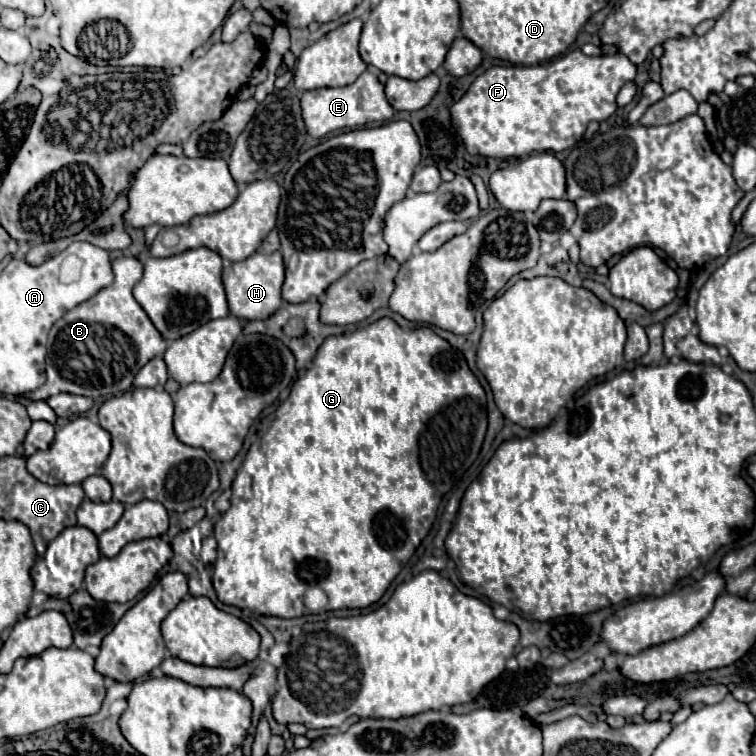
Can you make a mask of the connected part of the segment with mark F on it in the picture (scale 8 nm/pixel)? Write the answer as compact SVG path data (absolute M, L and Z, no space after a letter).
M581 49L543 65L491 67L451 105L451 125L471 155L521 159L539 151L565 151L585 135L591 121L605 121L617 111L615 97L635 73L635 65L623 53L587 57Z

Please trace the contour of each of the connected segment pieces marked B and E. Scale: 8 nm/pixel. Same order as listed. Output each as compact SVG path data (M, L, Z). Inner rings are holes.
M121 257L113 261L113 273L115 279L109 287L69 309L53 325L47 343L47 383L23 397L47 399L57 393L85 395L91 399L99 395L115 397L133 385L137 371L147 361L163 355L167 341L133 297L133 287L143 277L143 263L135 257ZM87 353L91 355L91 363L81 361L81 355Z
M373 71L361 73L359 79L347 87L325 87L325 89L303 93L301 109L303 109L307 133L315 139L321 139L329 133L345 128L357 129L374 123L383 123L393 117L393 107L389 105L383 93L383 85L377 81L377 75Z

